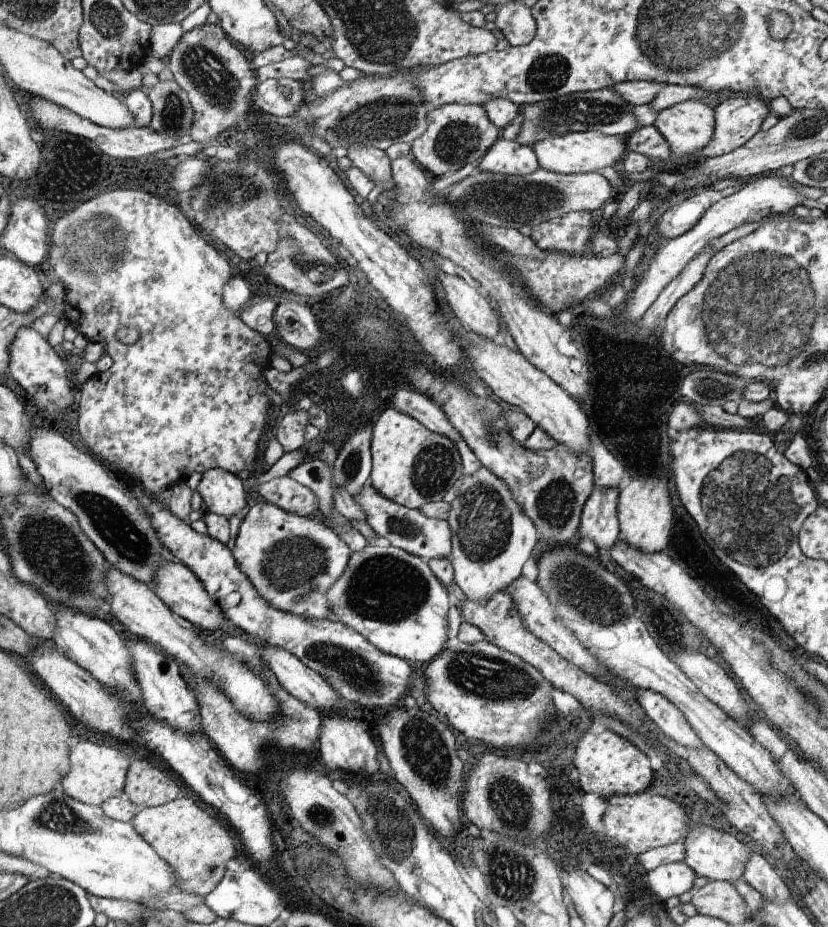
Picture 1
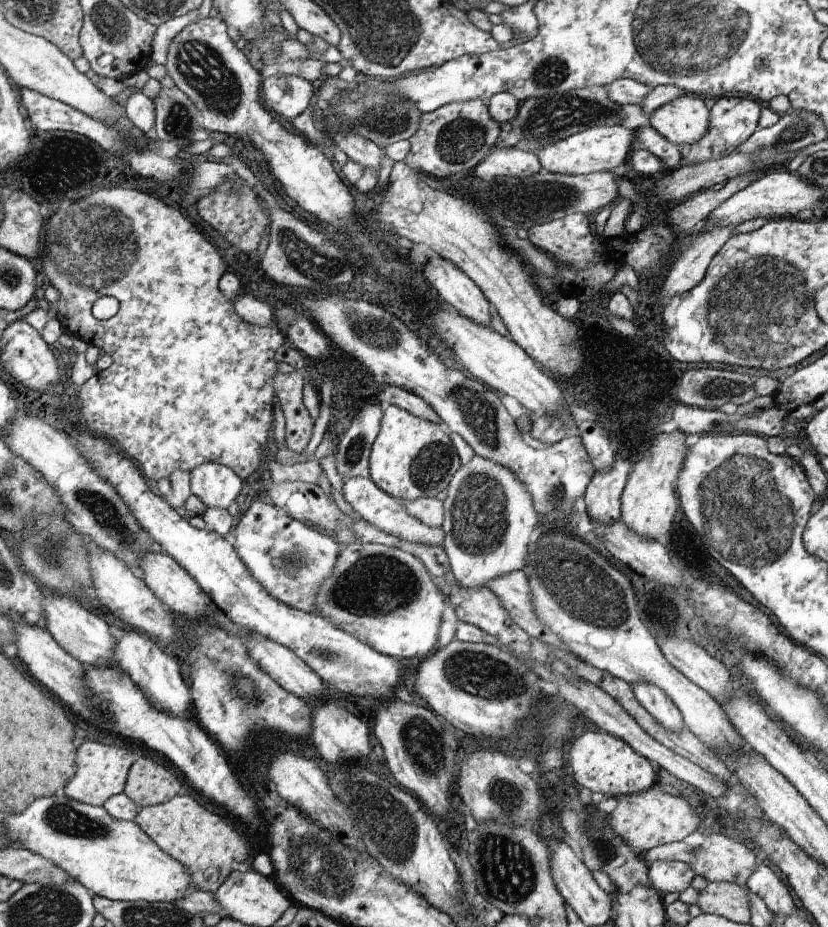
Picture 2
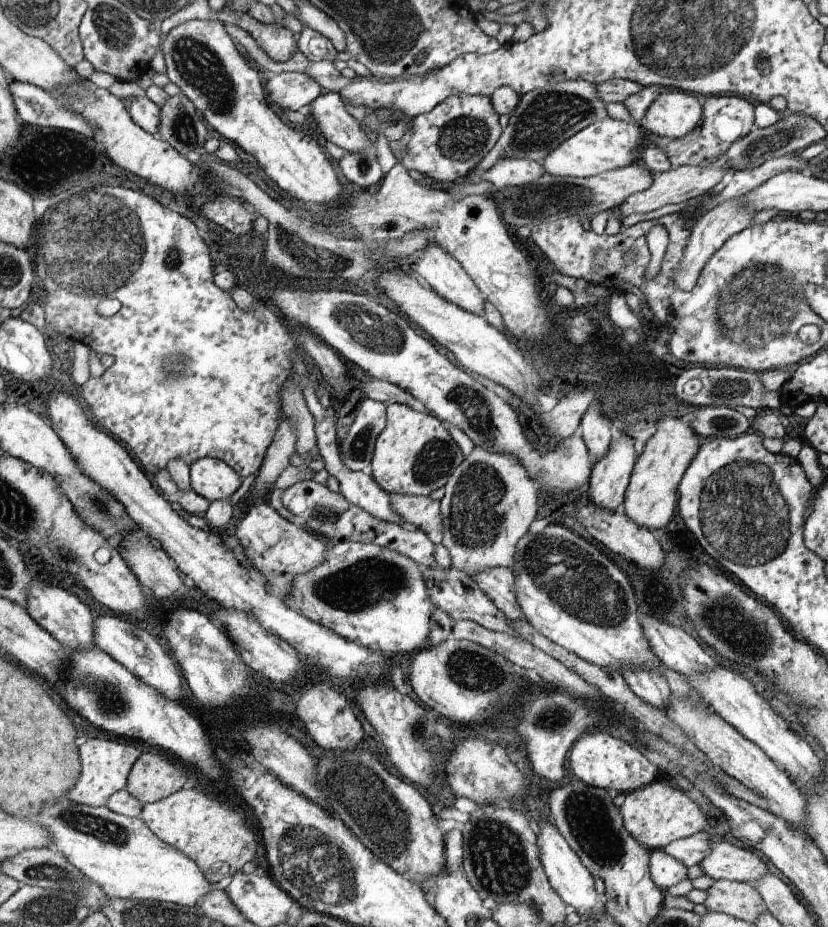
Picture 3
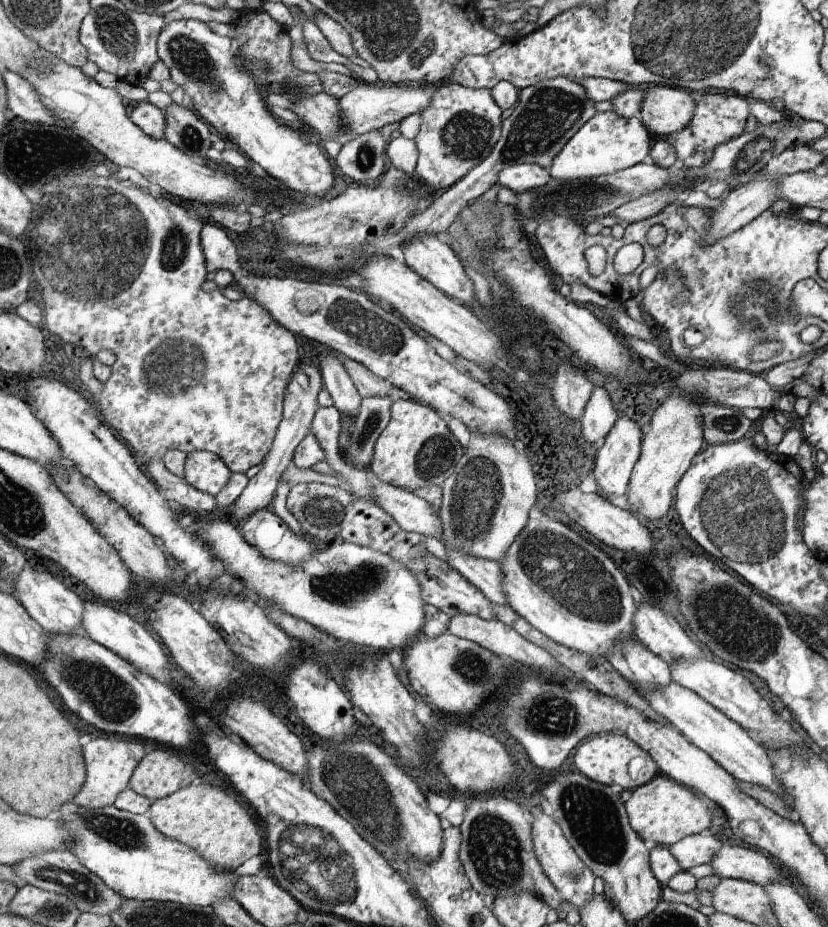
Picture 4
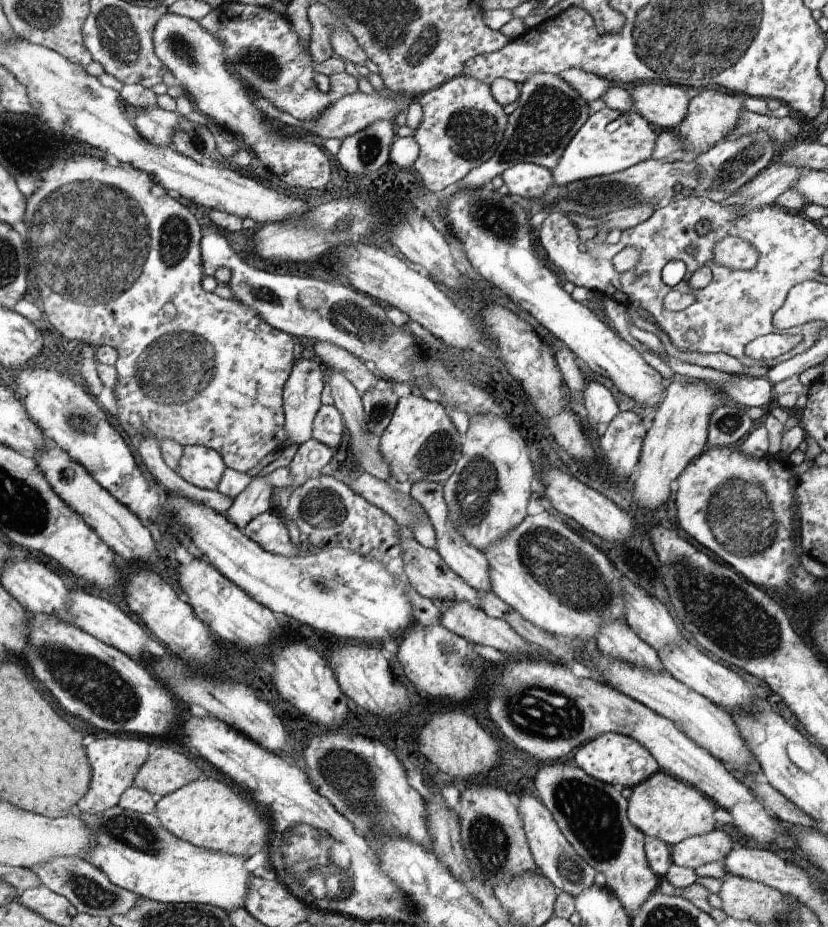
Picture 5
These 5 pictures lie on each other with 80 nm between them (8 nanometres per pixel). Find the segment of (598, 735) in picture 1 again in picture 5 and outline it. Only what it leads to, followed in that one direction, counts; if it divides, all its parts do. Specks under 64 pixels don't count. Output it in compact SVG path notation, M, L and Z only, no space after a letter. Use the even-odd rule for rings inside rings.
M607 732L592 741L580 745L580 749L572 759L572 764L580 767L586 774L597 778L600 782L615 785L617 787L636 786L650 778L655 772L661 770L658 761L650 754L650 751L635 741L634 738L622 733Z

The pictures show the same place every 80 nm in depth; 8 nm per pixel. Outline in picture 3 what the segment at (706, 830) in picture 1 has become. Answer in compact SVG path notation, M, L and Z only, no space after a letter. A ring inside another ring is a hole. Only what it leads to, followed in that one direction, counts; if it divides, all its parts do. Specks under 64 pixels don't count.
M730 842L712 843L710 851L700 860L698 868L702 868L702 874L714 881L726 879L750 884L768 873L768 866L756 852Z

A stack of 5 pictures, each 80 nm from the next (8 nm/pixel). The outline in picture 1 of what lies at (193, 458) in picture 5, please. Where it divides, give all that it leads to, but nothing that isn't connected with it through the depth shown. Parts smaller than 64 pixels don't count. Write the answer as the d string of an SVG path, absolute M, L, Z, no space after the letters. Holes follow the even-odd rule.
M213 468L202 473L202 478L196 490L202 497L205 512L221 514L229 519L233 514L237 514L242 508L247 507L244 485L245 482L234 473Z

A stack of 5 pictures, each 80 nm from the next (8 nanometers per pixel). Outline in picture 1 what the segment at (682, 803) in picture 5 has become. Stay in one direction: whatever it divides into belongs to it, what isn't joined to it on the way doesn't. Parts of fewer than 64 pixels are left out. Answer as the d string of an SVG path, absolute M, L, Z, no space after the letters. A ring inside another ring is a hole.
M646 790L641 793L615 795L608 798L608 809L604 812L604 830L608 838L616 840L624 848L638 855L643 852L671 845L683 840L690 827L686 810L679 802Z

